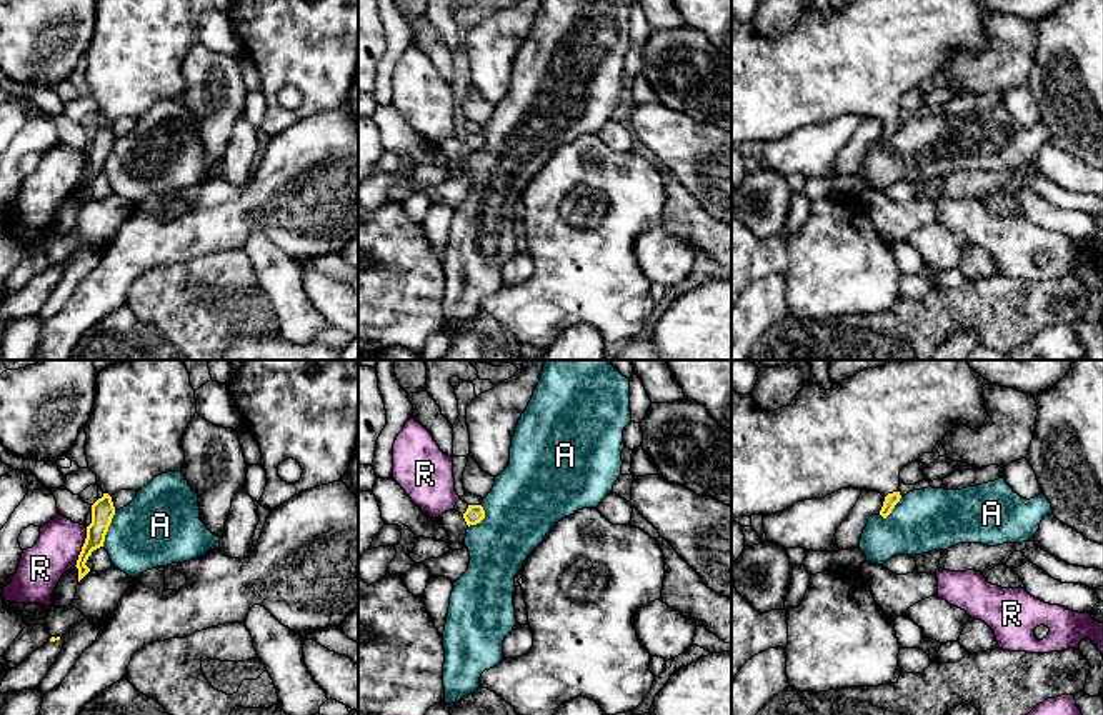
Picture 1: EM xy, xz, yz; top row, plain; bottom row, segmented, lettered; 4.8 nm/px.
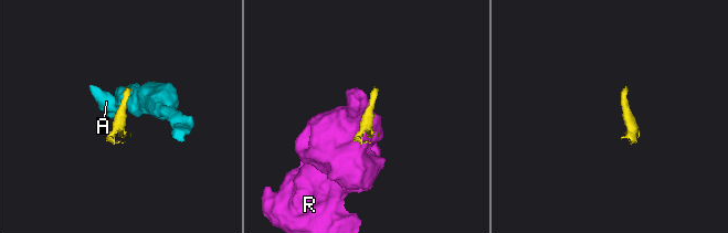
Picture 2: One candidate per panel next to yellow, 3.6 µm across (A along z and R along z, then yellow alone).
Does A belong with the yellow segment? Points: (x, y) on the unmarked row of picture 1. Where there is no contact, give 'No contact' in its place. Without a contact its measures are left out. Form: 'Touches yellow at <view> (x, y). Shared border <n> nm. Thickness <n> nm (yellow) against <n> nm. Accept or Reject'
Touches yellow at xy (107, 155). Shared border 190 nm. Thickness 110 nm (yellow) against 380 nm. Reject

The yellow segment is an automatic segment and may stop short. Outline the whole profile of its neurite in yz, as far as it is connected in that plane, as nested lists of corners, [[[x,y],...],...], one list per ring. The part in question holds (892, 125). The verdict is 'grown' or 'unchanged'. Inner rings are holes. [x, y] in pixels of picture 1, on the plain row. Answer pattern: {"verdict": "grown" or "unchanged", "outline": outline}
{"verdict": "grown", "outline": [[[856,0],[841,10],[833,10],[830,17],[806,8],[796,25],[778,37],[768,38],[755,32],[751,22],[740,22],[731,13],[731,147],[751,142],[771,142],[793,133],[798,128],[823,125],[841,115],[876,117],[885,123],[880,142],[886,145],[900,128],[900,98],[923,80],[938,78],[941,67],[958,52],[971,57],[980,55],[986,43],[983,13],[990,12],[980,0]]]}

